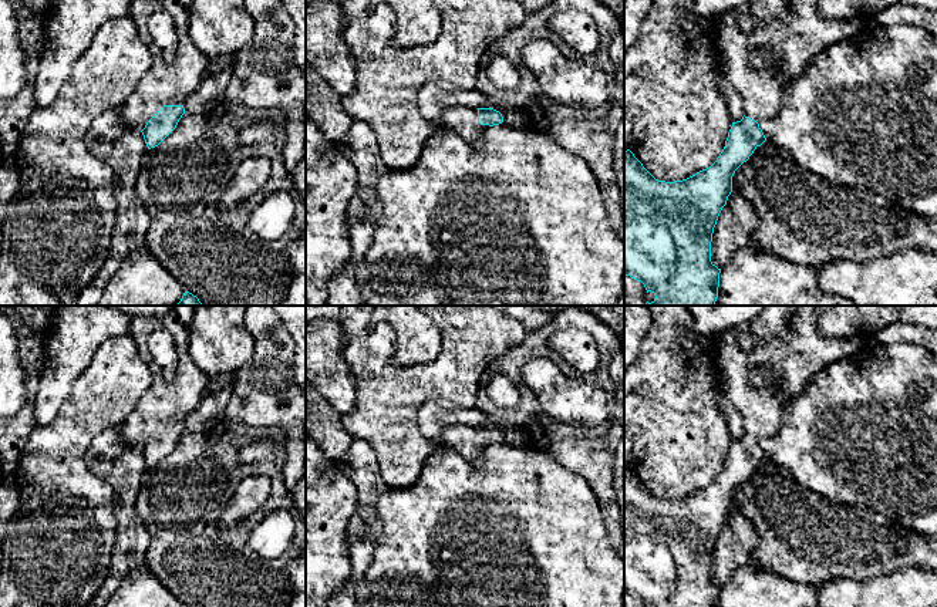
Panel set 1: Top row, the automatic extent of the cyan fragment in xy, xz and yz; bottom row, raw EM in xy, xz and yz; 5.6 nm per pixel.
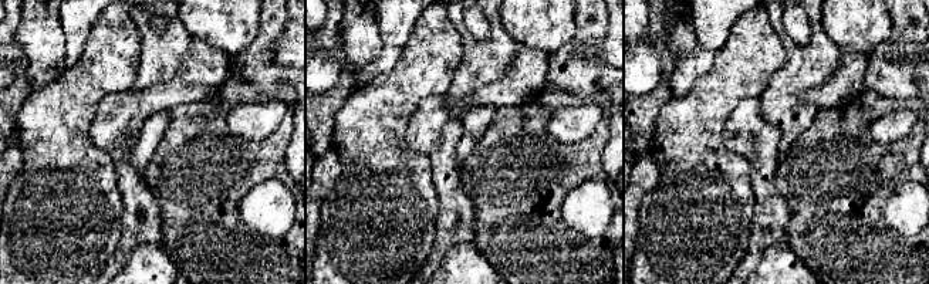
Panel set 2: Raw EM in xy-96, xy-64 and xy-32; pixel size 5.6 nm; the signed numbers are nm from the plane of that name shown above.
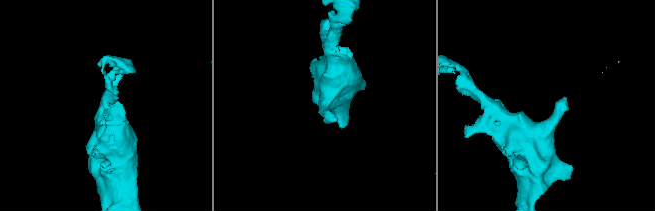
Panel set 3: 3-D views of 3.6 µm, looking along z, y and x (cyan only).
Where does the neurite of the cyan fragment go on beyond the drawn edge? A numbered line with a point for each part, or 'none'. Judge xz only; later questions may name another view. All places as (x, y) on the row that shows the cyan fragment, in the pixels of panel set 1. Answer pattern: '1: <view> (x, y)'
1: xz (464, 121)

